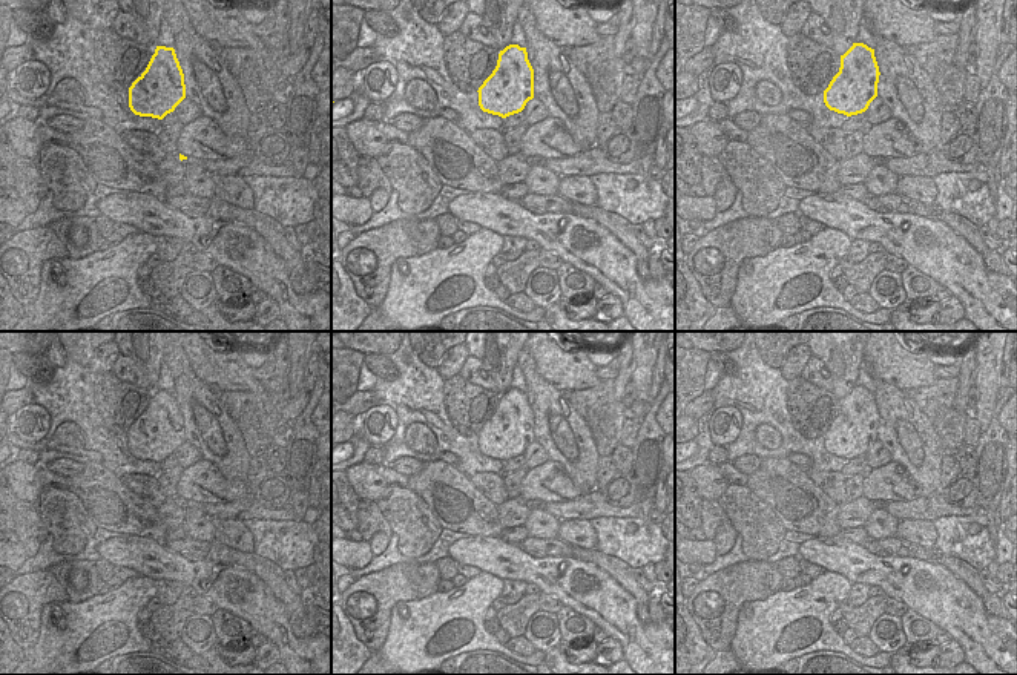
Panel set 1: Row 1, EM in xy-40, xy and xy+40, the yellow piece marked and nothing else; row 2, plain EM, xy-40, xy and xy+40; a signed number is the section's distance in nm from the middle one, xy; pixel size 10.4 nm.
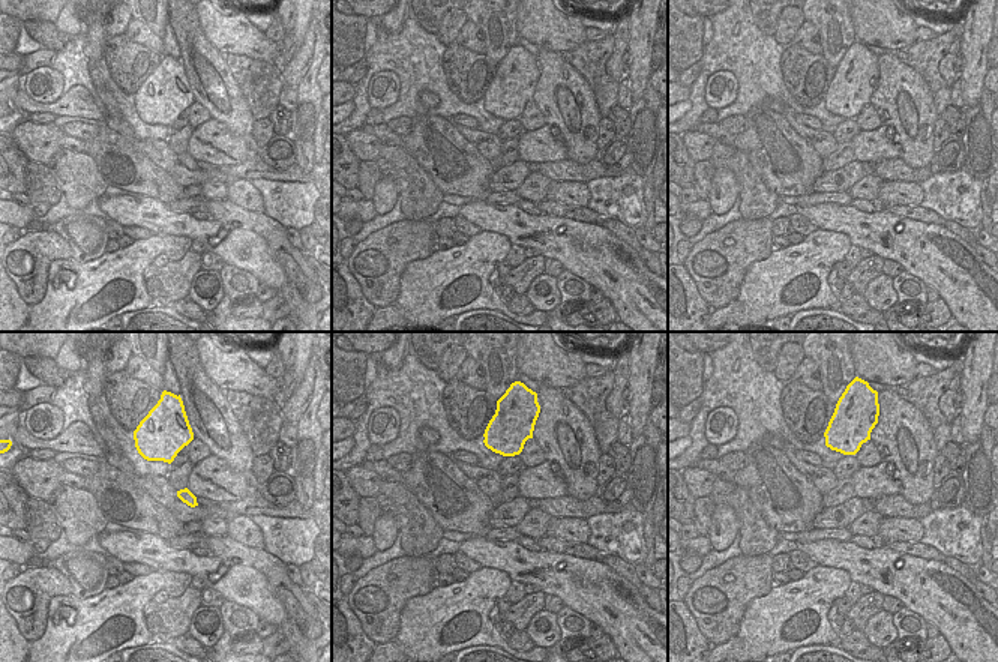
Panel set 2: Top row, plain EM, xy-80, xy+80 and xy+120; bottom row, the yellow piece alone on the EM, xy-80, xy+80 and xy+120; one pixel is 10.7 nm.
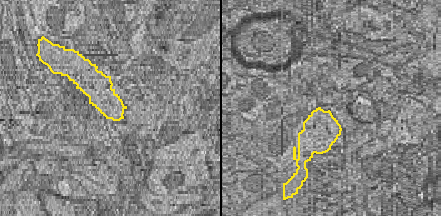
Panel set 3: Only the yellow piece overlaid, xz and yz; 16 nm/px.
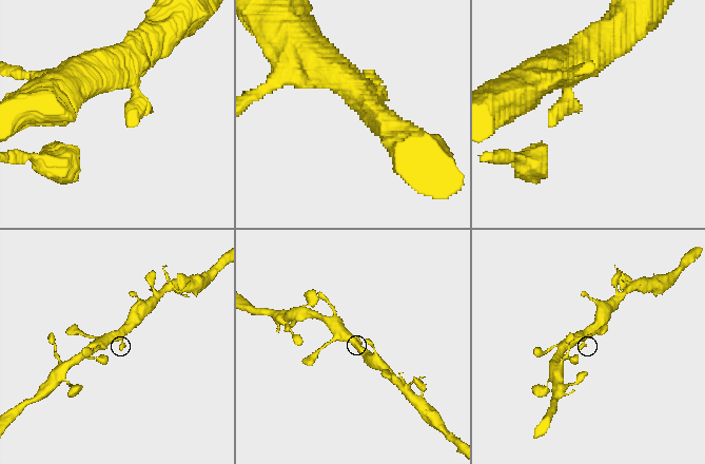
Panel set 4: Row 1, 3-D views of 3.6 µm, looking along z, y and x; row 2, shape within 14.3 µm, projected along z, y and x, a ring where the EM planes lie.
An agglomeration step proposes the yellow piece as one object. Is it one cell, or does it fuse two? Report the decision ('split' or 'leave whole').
leave whole

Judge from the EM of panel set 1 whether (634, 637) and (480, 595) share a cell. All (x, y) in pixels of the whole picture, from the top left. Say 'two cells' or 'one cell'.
two cells

